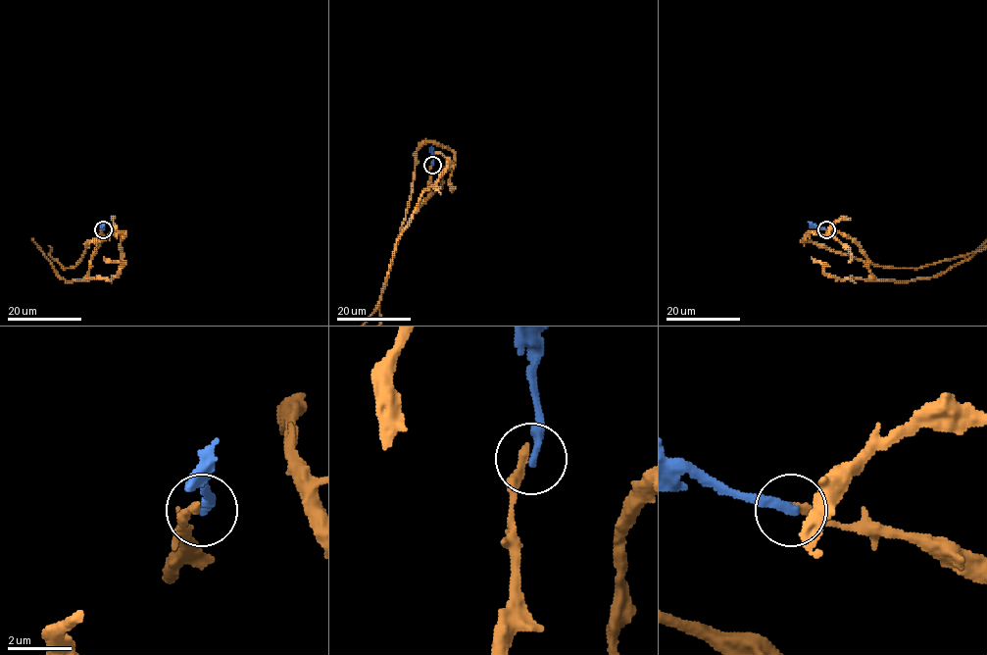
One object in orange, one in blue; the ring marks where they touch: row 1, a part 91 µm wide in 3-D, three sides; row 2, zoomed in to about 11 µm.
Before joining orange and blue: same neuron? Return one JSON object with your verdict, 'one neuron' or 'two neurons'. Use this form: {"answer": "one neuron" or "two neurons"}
{"answer": "two neurons"}

